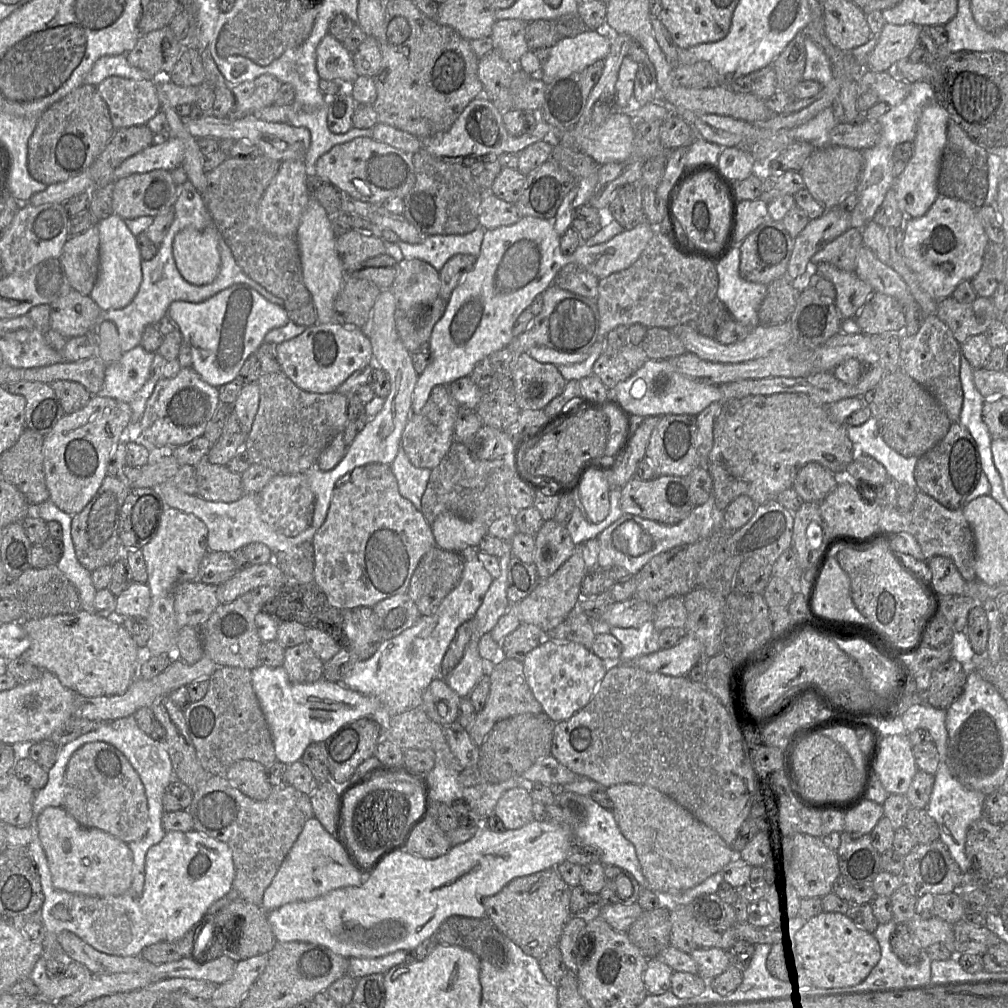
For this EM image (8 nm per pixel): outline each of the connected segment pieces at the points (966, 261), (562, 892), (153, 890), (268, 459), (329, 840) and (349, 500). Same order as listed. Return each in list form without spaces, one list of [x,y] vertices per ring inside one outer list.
[[[939,195],[926,214],[908,218],[903,225],[905,261],[917,275],[923,289],[936,301],[952,296],[961,282],[971,281],[982,267],[984,252],[990,240],[978,218],[977,209],[963,200]]]
[[[555,869],[519,877],[510,881],[497,894],[485,897],[482,905],[486,917],[504,936],[522,951],[539,960],[548,950],[557,946],[570,913],[571,887]]]
[[[195,830],[168,832],[160,843],[147,852],[144,888],[139,901],[141,912],[149,922],[152,932],[162,940],[161,942],[176,942],[202,920],[214,902],[230,892],[234,876],[232,851],[226,843]]]
[[[284,373],[261,374],[259,385],[259,407],[251,431],[246,437],[244,449],[248,452],[252,464],[270,468],[276,475],[295,475],[304,473],[316,462],[321,453],[349,423],[347,417],[348,395],[340,392],[310,393],[298,388]]]
[[[313,817],[304,824],[297,840],[265,890],[260,907],[268,913],[287,903],[311,900],[337,888],[361,886],[374,871],[355,865],[343,844]]]
[[[371,463],[355,468],[351,473],[344,475],[337,482],[333,490],[327,516],[324,523],[314,534],[312,545],[314,549],[314,582],[323,590],[332,606],[340,610],[350,610],[357,607],[373,607],[381,600],[406,593],[420,559],[435,545],[435,541],[431,524],[426,521],[420,511],[415,509],[409,500],[400,495],[397,480],[391,466]]]

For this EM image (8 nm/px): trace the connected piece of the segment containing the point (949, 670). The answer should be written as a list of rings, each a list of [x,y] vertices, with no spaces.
[[[955,658],[934,669],[924,702],[936,709],[947,710],[962,695],[967,674],[968,668]]]

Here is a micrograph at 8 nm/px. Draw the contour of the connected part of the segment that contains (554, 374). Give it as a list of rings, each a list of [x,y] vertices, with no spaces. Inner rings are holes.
[[[528,353],[516,354],[510,373],[516,402],[521,410],[544,409],[563,390],[567,381],[557,366],[540,363]]]

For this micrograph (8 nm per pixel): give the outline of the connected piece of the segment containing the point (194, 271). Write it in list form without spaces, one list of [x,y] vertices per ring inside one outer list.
[[[211,223],[203,230],[181,230],[173,242],[173,257],[183,280],[195,286],[212,283],[220,270],[220,233]]]

